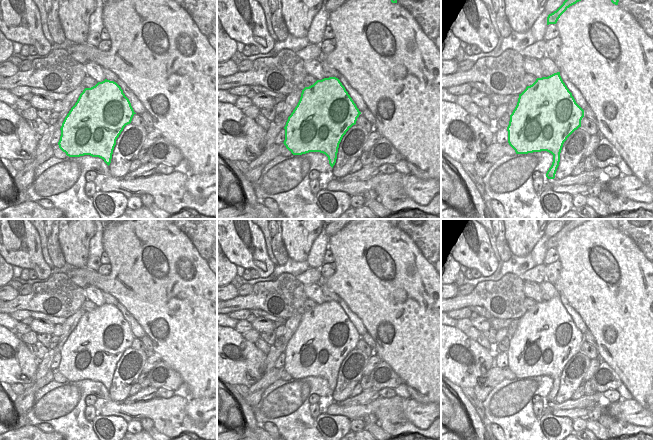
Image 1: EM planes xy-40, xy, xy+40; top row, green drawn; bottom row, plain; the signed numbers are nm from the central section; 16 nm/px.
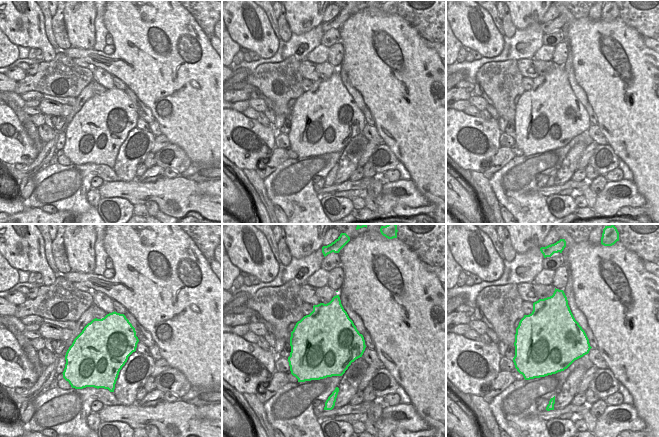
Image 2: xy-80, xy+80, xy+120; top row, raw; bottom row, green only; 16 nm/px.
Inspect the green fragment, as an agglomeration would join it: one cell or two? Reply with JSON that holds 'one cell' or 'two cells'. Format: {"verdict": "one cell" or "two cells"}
{"verdict": "one cell"}

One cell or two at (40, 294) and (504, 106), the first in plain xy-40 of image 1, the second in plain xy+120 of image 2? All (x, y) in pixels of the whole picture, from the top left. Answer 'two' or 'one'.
one

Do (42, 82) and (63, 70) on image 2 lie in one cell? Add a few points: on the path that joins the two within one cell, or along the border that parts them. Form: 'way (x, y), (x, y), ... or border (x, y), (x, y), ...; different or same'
way (47, 80), (58, 75); same

